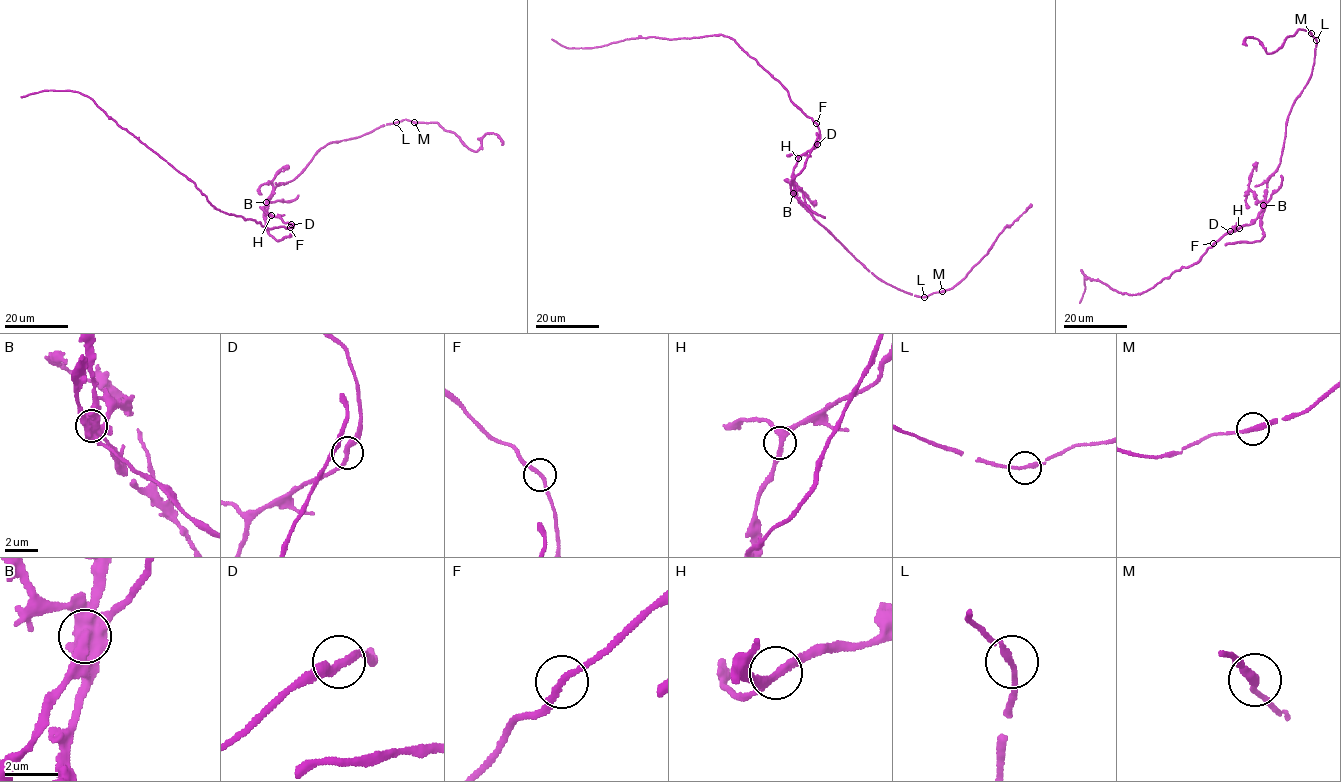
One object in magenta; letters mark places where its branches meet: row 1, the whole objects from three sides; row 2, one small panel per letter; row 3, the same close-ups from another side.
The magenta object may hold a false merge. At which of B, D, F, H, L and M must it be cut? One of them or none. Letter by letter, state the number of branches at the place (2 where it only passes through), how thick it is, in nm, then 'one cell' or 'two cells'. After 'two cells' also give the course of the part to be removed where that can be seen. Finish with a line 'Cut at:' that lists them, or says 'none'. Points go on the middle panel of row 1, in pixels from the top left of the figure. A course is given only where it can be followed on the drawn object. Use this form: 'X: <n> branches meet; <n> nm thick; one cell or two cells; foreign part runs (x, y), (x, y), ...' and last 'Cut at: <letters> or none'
B: 3 branches meet; 600 nm thick; two cells; foreign part runs (793, 193), (790, 181), (804, 166), (816, 140), (816, 133)
D: 2 branches meet; 320 nm thick; one cell
F: 2 branches meet; 200 nm thick; one cell
H: 3 branches meet; 240 nm thick; one cell
L: 2 branches meet; 200 nm thick; one cell
M: 2 branches meet; 280 nm thick; one cell
Cut at: B

